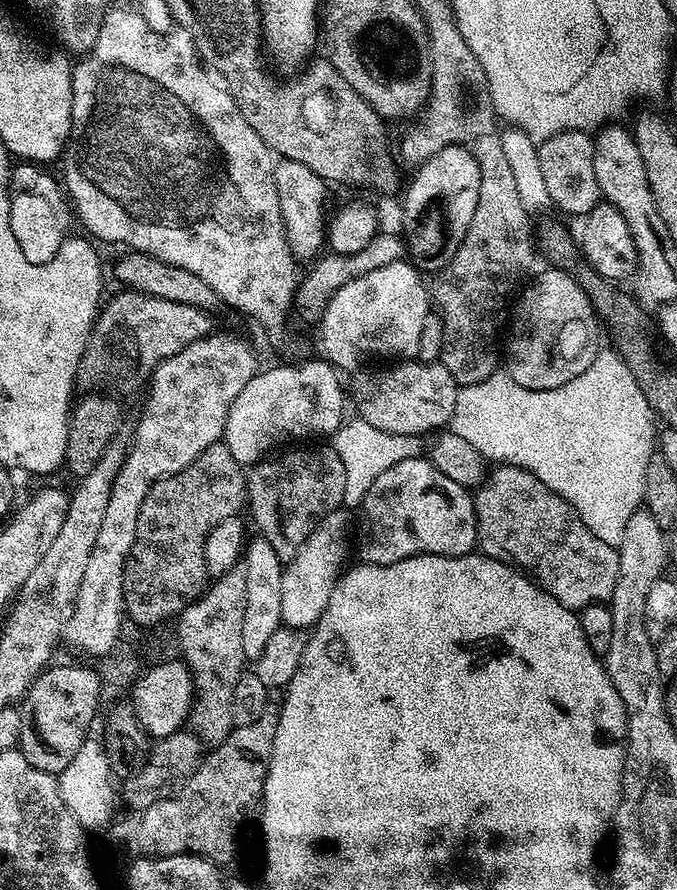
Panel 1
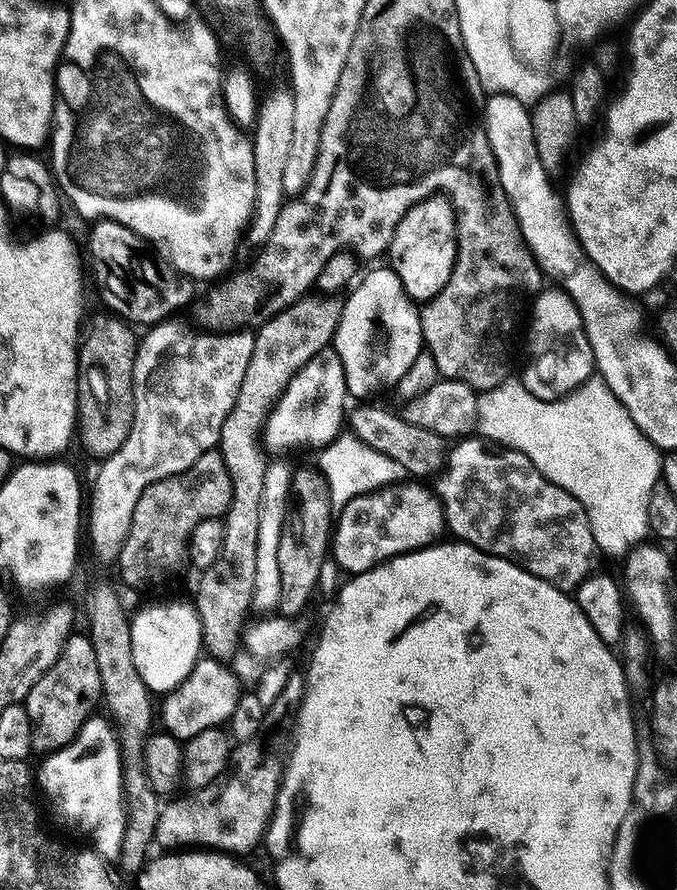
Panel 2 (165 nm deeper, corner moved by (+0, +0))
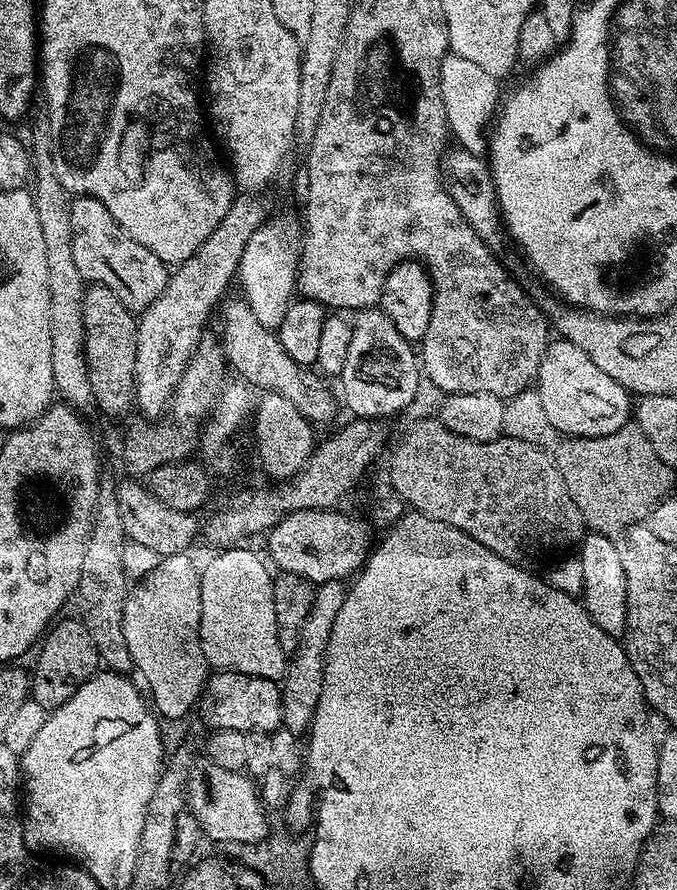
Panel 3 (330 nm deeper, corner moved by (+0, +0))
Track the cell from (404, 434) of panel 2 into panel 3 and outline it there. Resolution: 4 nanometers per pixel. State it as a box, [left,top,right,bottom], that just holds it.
[220,297,336,426]

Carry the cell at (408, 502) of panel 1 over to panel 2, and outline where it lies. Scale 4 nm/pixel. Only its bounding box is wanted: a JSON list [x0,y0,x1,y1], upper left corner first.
[330,482,446,574]

